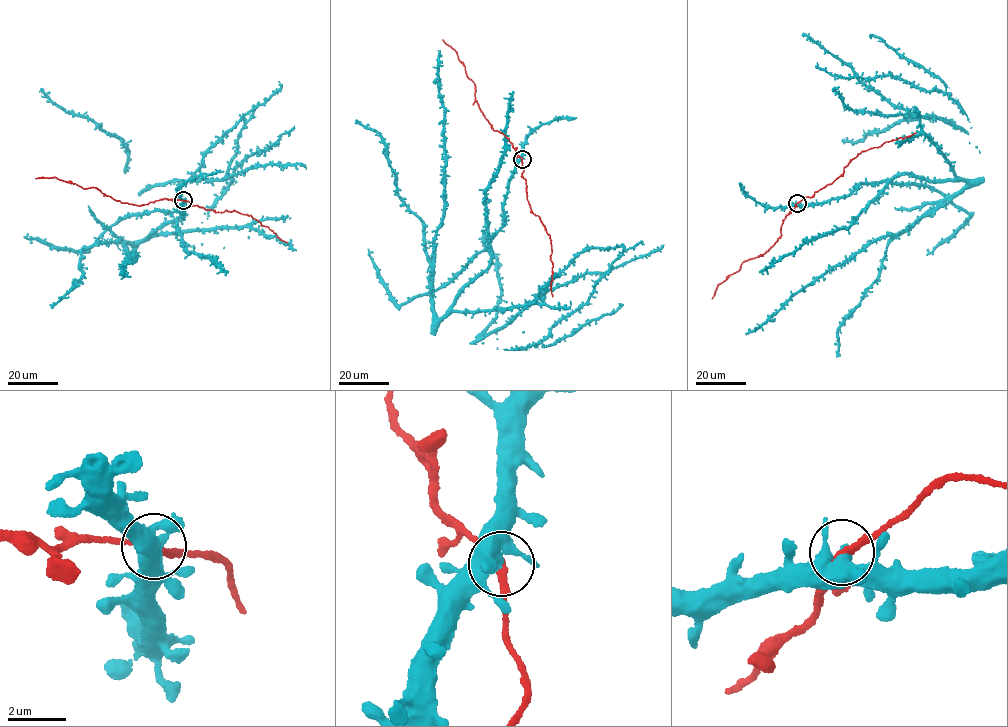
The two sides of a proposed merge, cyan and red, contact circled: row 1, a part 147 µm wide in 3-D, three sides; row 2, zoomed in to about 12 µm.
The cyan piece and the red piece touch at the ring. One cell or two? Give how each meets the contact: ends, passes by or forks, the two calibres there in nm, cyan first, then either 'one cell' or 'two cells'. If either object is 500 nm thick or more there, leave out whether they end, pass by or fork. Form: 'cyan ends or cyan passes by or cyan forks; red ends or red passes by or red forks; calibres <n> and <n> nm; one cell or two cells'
cyan forks; red passes by; calibres 400 and 200 nm; two cells

